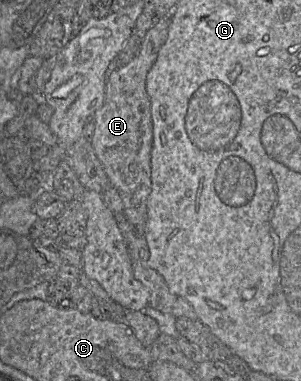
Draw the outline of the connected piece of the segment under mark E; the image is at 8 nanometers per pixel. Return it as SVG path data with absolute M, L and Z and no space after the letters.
M169 16L158 18L144 35L140 50L133 60L111 73L106 84L105 103L95 112L95 131L91 139L110 185L122 198L124 216L142 234L145 234L147 199L151 192L152 121L146 77L168 37L169 25Z

